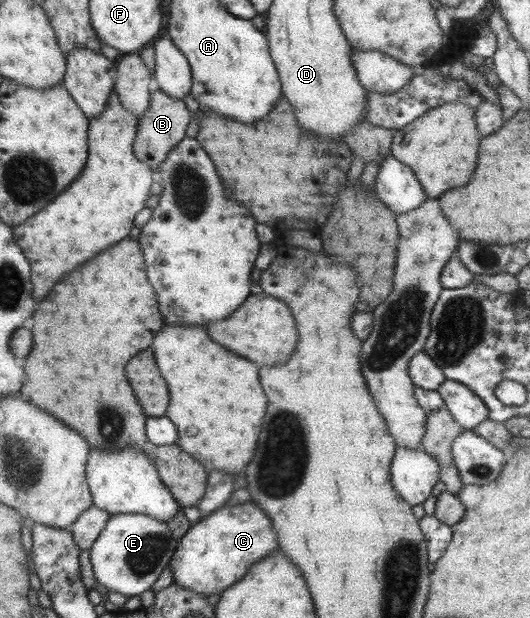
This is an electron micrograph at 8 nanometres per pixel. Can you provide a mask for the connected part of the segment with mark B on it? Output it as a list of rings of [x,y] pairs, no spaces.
[[[159,90],[151,92],[147,110],[138,117],[137,132],[133,144],[131,144],[135,158],[139,162],[145,162],[153,172],[157,170],[161,160],[165,160],[167,152],[185,137],[185,128],[191,120],[192,118],[182,100],[171,98]]]

